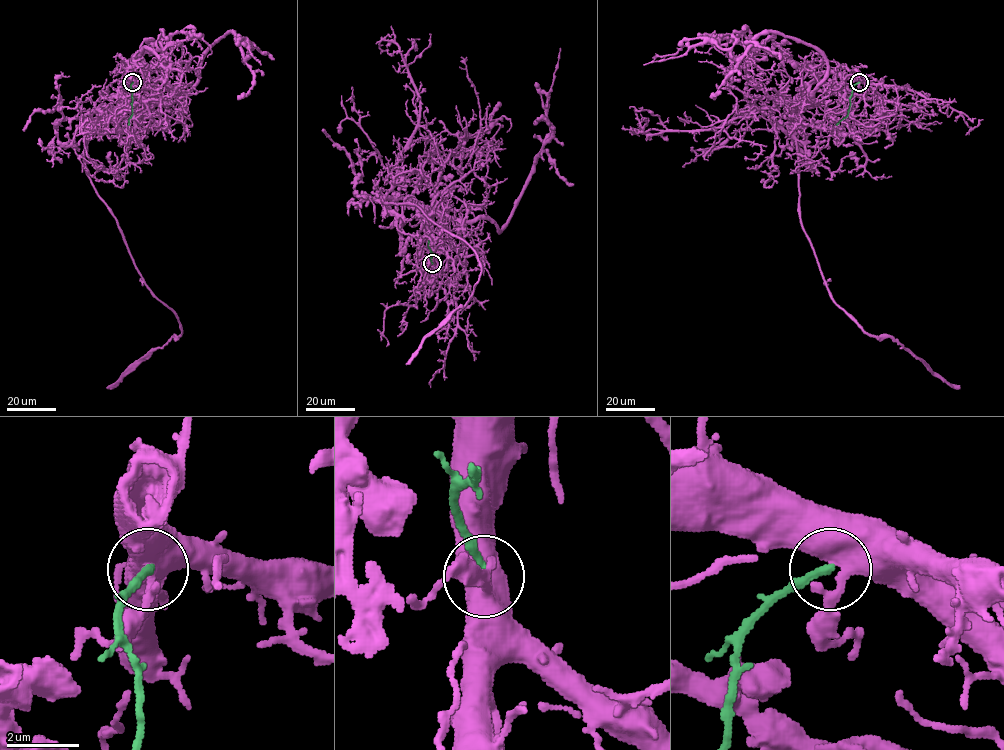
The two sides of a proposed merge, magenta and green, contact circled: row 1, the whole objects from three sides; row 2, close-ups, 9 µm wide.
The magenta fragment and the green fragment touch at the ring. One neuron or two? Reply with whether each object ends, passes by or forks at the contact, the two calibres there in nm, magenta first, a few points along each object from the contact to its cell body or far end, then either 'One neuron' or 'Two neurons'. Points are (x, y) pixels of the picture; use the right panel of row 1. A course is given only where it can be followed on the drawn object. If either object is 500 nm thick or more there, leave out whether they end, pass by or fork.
Thickness 550 nm (magenta) against 240 nm. Course of magenta: (859, 82), (822, 73), (796, 109), (800, 222), (834, 301), (865, 332), (892, 337), (935, 376), (960, 387). Course of green: (859, 82), (853, 87), (848, 114), (836, 125). Two neurons

